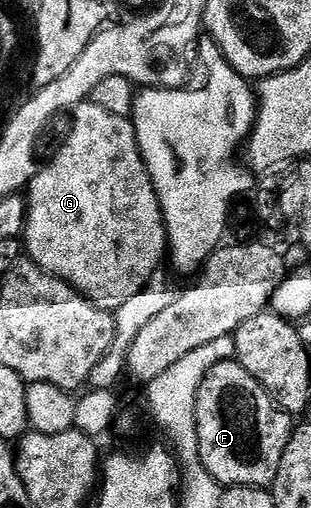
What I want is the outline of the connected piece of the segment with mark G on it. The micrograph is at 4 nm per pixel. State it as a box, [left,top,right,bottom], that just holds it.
[23,99,167,311]

